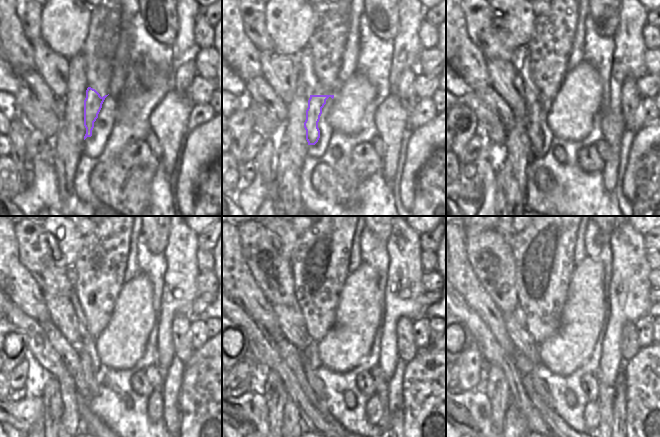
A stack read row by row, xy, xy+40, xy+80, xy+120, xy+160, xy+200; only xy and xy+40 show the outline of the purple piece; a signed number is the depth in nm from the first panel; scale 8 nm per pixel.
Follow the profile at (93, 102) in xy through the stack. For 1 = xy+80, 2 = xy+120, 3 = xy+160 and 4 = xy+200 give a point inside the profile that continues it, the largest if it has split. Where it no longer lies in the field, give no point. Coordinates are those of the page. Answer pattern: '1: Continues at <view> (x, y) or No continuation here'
1: Continues at xy+80 (534, 117)
2: Continues at xy+120 (89, 360)
3: Continues at xy+160 (311, 363)
4: Continues at xy+200 (541, 387)

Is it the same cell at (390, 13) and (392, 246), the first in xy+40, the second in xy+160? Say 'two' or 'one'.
two

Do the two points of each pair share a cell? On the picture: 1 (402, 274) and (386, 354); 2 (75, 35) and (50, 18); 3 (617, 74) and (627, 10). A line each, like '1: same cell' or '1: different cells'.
1: same cell
2: same cell
3: same cell

